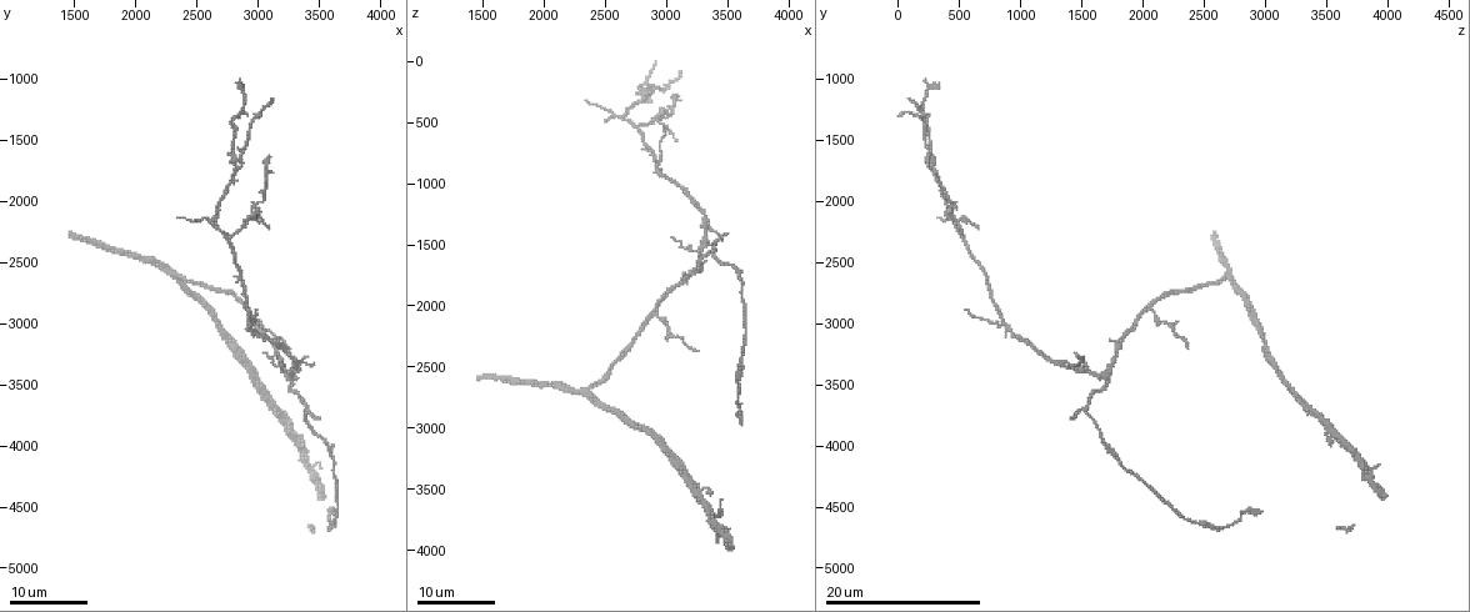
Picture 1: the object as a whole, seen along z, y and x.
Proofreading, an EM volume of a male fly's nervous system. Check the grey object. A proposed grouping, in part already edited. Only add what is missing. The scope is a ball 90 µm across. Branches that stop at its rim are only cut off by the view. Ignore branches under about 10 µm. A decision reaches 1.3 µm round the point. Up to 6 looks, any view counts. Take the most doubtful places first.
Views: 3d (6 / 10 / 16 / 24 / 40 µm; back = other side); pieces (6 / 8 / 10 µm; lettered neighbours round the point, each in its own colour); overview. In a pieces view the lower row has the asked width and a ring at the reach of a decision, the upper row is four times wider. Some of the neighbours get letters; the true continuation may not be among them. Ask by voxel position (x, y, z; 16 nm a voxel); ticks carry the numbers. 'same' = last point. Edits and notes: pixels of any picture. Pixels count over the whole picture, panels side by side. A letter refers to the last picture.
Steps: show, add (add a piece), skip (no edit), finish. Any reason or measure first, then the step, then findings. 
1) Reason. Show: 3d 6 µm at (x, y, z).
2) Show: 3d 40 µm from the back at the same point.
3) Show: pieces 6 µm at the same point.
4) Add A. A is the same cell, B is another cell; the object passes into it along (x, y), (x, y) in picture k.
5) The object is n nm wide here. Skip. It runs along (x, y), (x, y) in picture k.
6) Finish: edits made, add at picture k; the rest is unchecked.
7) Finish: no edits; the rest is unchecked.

Thin end. Show: 3d 16 µm at (3240, 3200, 2380).

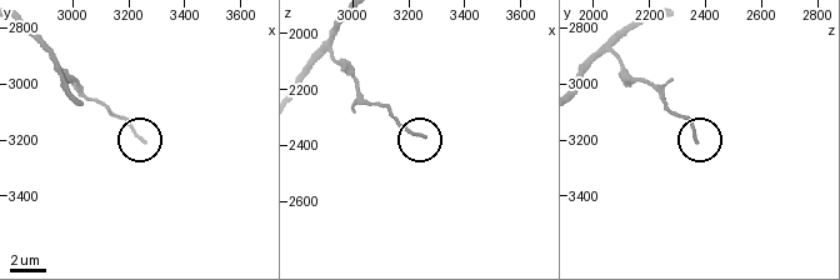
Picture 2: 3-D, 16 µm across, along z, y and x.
Show: pieces 6 µm at (3260, 3200, 2360).

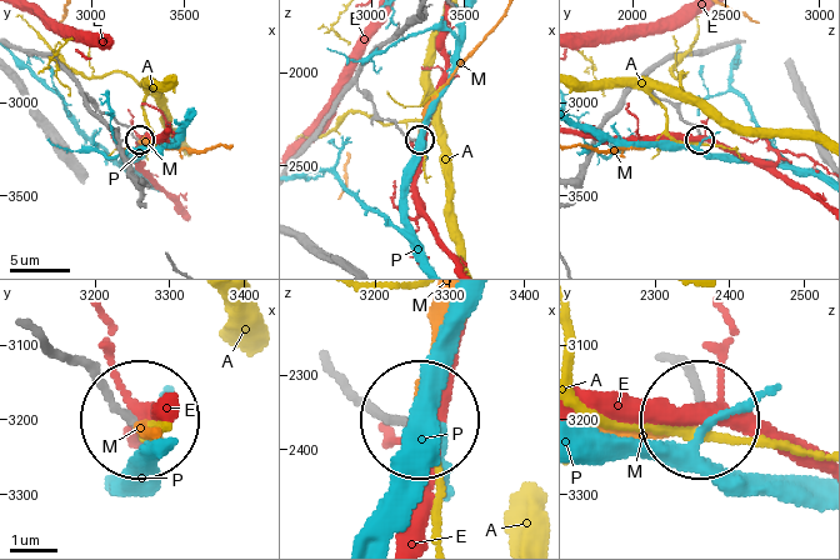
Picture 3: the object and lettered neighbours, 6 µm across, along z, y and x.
Skip. A, E, M and P are other cells; it runs along (49, 341), (140, 421) in picture 3; none of them fits.

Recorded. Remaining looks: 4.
An open end. Show: 3d 16 µm at (3500, 3780, 1400).

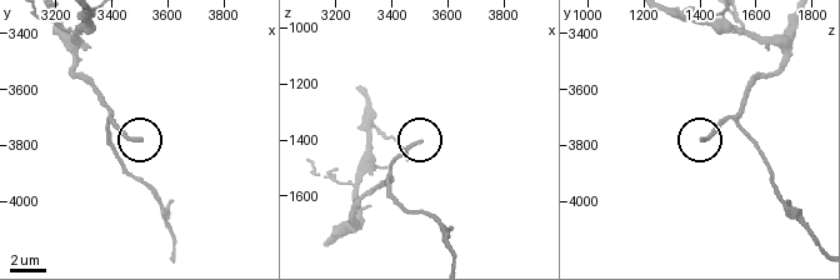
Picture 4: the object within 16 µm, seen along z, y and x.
Show: pieces 6 µm at (3500, 3780, 1400).

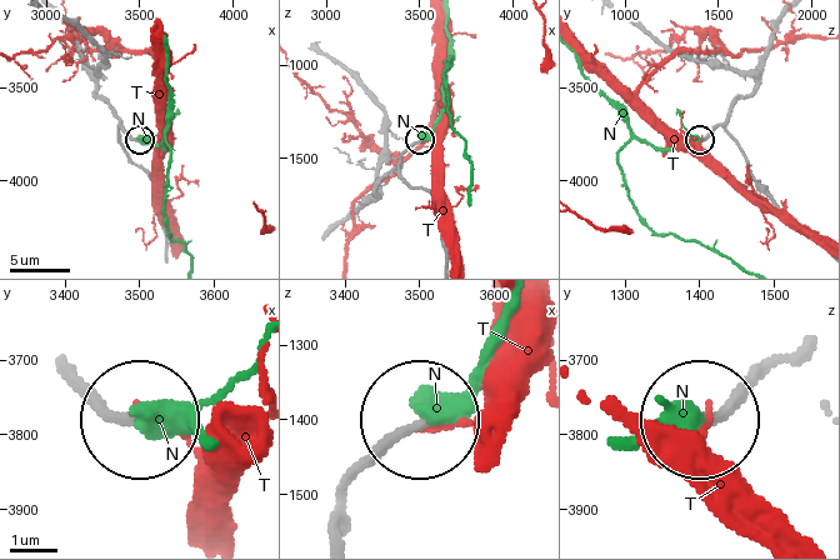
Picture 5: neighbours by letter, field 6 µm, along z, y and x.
The object is 220 nm wide here. Add N. N is the same cell, T is another cell; the neuron continues.

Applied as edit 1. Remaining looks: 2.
Finish: edits made, add at picture 5; the rest is unchecked.

